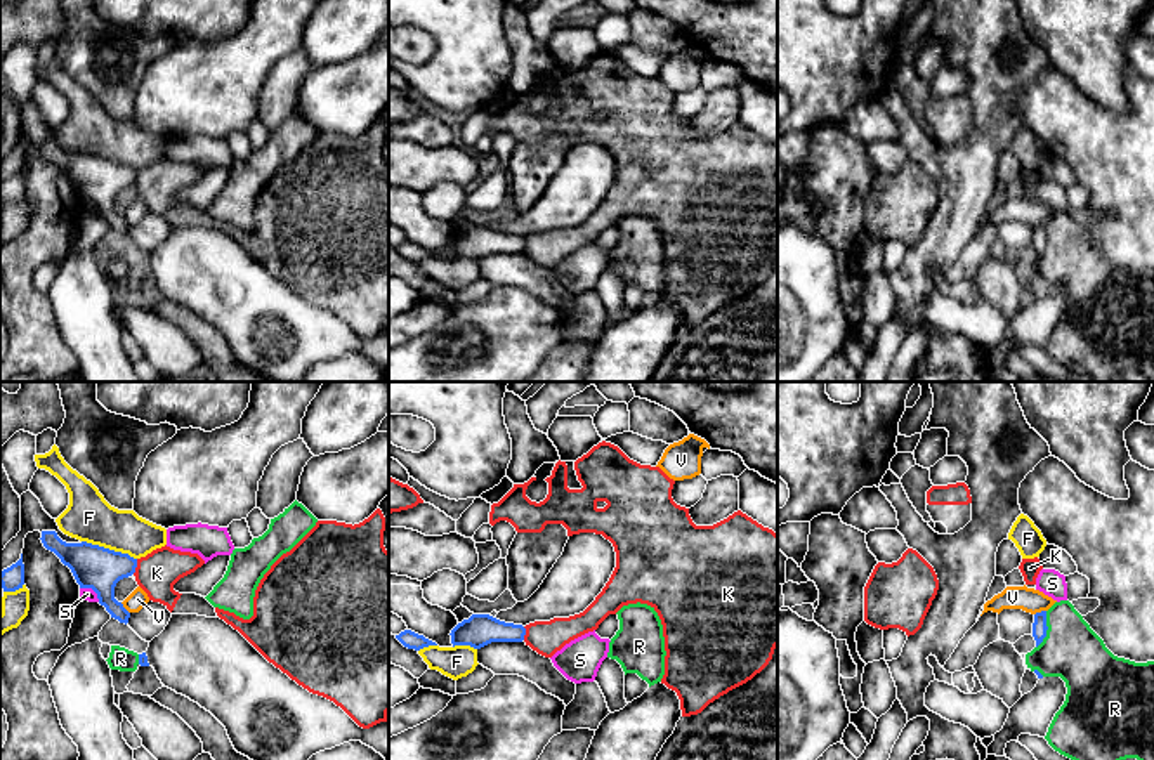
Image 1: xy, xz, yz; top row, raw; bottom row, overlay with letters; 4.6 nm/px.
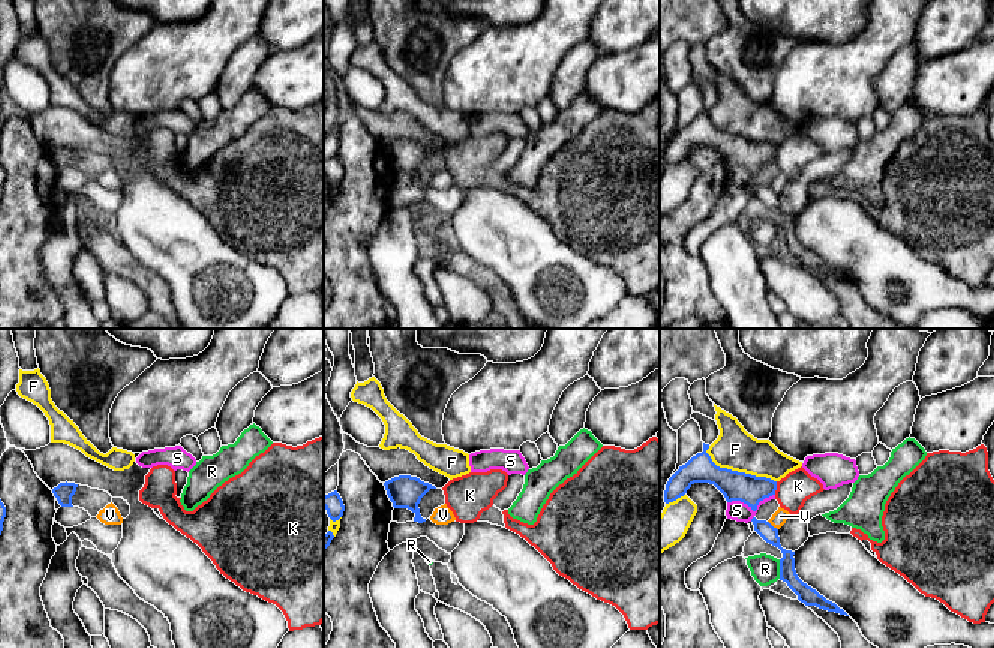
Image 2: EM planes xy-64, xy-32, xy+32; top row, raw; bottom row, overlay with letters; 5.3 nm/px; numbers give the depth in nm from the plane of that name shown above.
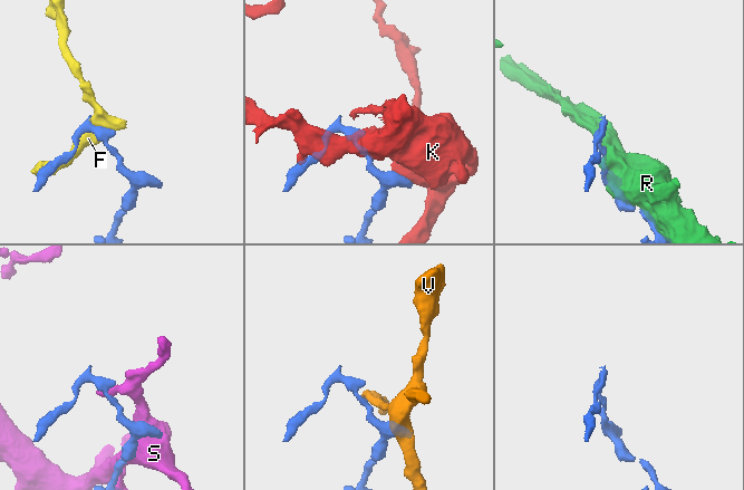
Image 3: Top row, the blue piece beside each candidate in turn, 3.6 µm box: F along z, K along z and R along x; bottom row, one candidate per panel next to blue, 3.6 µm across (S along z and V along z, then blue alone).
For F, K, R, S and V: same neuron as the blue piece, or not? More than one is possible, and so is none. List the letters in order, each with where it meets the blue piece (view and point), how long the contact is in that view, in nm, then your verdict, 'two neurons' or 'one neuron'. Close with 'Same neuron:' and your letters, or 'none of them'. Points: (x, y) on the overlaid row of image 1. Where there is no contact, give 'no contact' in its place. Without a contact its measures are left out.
F: meets blue in xy at (108, 549); contact 280 nm long; two neurons
K: meets blue in xy at (136, 566); contact 80 nm long; two neurons
R: meets blue in yz at (1047, 628); contact 180 nm long; two neurons
S: meets blue in xy at (92, 589); contact 120 nm long; two neurons
V: meets blue in yz at (1042, 611); contact 60 nm long; two neurons
Same neuron: none of them

